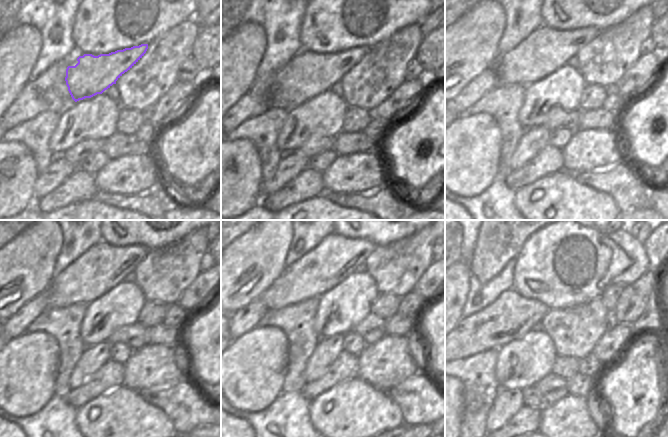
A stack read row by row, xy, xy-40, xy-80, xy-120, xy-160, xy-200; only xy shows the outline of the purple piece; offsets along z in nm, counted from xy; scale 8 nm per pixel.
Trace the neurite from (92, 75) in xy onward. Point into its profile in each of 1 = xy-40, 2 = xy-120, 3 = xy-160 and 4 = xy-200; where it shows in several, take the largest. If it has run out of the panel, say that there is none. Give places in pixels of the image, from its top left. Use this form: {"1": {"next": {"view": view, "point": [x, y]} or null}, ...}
{"1": {"next": {"view": "xy-40", "point": [316, 74]}}, "2": {"next": {"view": "xy-120", "point": [66, 311]}}, "3": {"next": {"view": "xy-160", "point": [285, 322]}}, "4": {"next": {"view": "xy-200", "point": [512, 315]}}}

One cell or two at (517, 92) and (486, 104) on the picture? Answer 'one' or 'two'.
one

